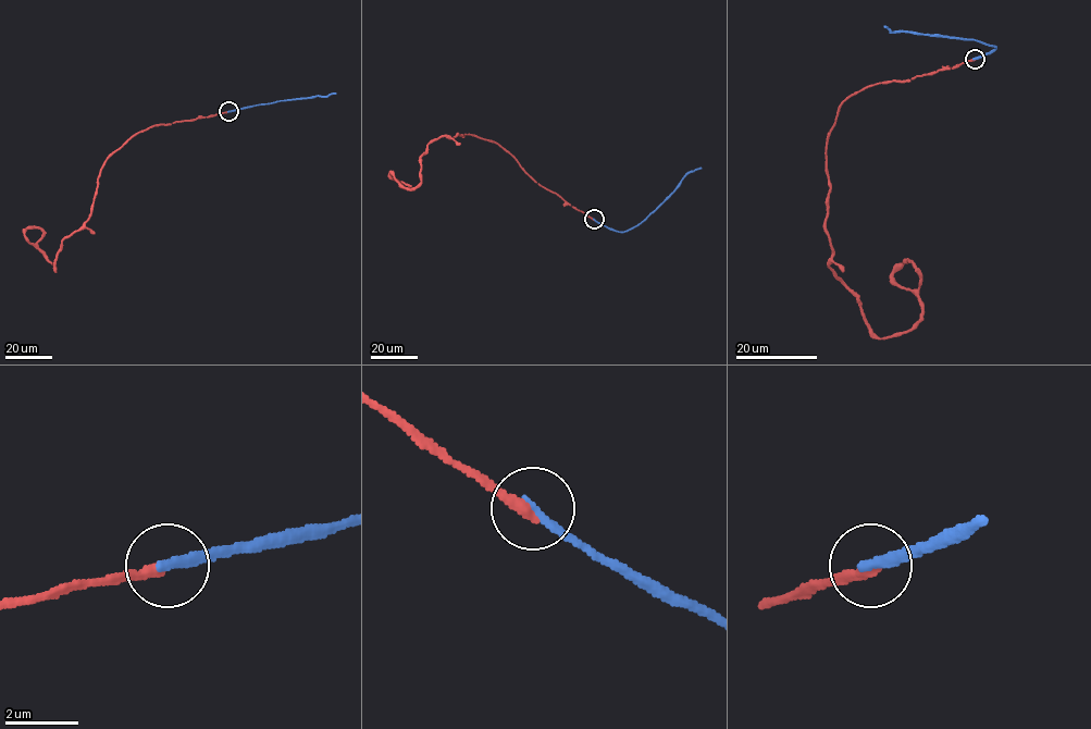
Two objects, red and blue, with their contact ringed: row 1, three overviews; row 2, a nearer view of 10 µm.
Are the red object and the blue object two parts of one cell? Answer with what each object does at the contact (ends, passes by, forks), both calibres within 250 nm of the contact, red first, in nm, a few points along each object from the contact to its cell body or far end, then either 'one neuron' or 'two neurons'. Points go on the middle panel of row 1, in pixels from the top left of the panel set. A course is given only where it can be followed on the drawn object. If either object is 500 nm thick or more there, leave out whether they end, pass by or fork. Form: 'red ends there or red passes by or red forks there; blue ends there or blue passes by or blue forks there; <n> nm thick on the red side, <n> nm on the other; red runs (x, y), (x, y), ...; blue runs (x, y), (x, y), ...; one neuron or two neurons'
red ends there; blue ends there; 320 nm thick on the red side, 280 nm on the other; red runs (594, 219), (474, 135), (432, 139), (413, 188), (389, 172), (395, 178); blue runs (594, 219), (615, 230), (627, 231), (651, 214), (686, 174), (702, 168); two neurons

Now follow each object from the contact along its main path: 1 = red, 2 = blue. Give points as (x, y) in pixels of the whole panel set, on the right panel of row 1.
1: (974, 59), (851, 95), (827, 138), (829, 266), (879, 337), (921, 317), (920, 299), (892, 277), (903, 259)
2: (974, 59), (996, 47), (966, 39), (891, 32), (884, 26)

